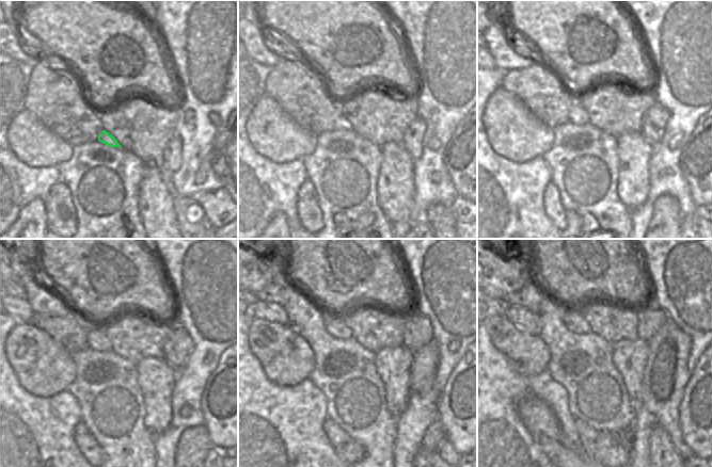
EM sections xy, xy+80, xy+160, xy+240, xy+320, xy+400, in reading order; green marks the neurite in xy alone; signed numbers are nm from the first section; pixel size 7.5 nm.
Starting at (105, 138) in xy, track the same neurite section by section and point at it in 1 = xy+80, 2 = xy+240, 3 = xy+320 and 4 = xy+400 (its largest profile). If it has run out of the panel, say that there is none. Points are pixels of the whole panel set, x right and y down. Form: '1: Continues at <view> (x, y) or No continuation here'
1: Continues at xy+80 (341, 124)
2: Continues at xy+240 (97, 339)
3: Continues at xy+320 (335, 326)
4: Continues at xy+400 (573, 319)

